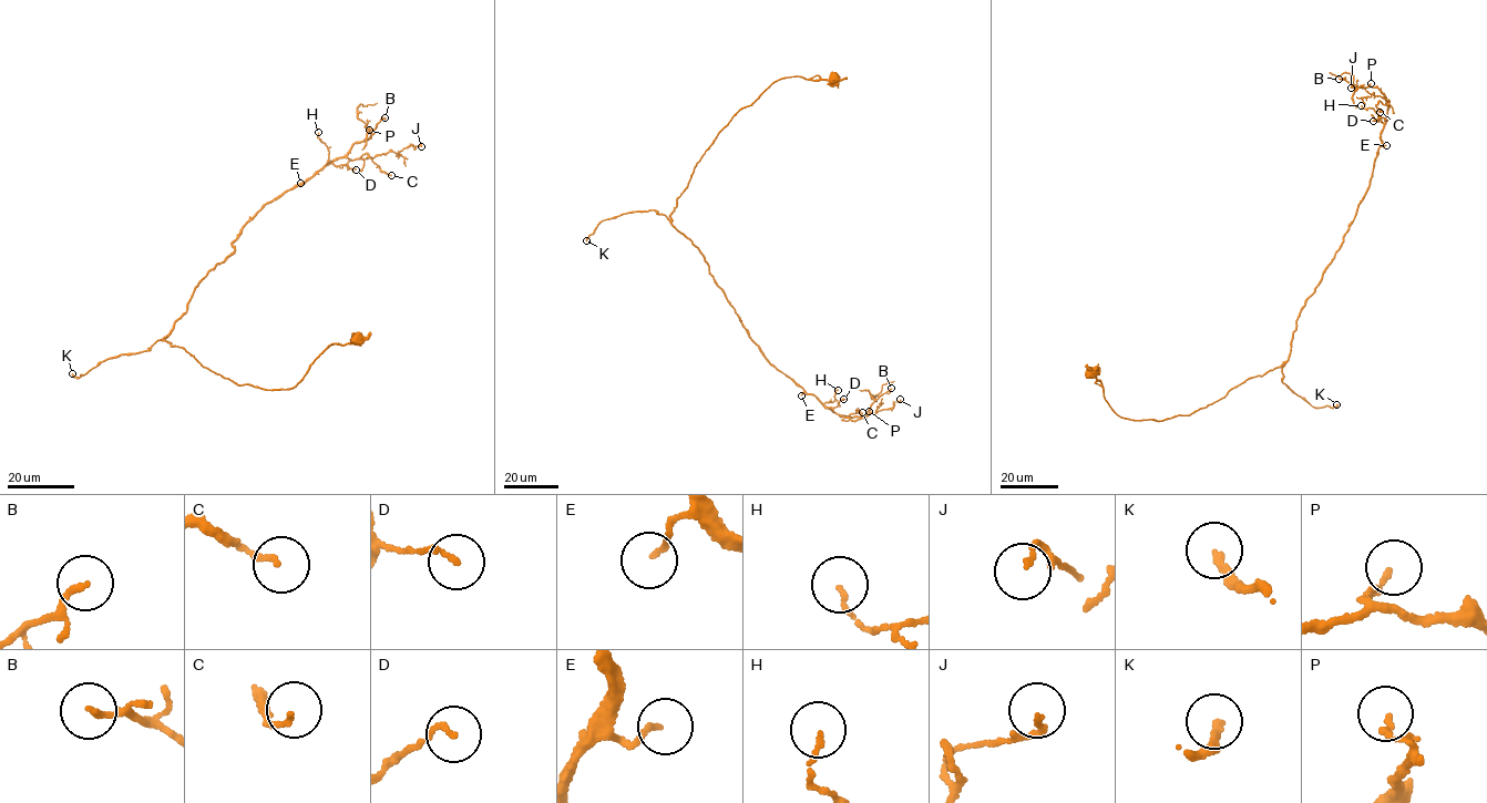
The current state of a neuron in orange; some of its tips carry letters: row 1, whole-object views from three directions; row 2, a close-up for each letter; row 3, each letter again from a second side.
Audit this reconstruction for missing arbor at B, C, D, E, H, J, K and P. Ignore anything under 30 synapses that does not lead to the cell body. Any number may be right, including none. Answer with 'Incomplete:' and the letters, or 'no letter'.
Incomplete: K

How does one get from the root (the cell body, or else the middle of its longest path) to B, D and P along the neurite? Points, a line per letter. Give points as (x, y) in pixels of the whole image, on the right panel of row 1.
B: (1090, 373), (1121, 417), (1160, 421), (1286, 361), (1300, 310), (1366, 191), (1388, 107), (1377, 88), (1339, 79)
D: (1090, 373), (1121, 417), (1158, 421), (1190, 414), (1283, 364), (1300, 310), (1366, 191), (1385, 119), (1373, 121)
P: (1090, 373), (1121, 417), (1160, 421), (1206, 408), (1286, 361), (1300, 310), (1368, 187), (1388, 107), (1371, 83)

